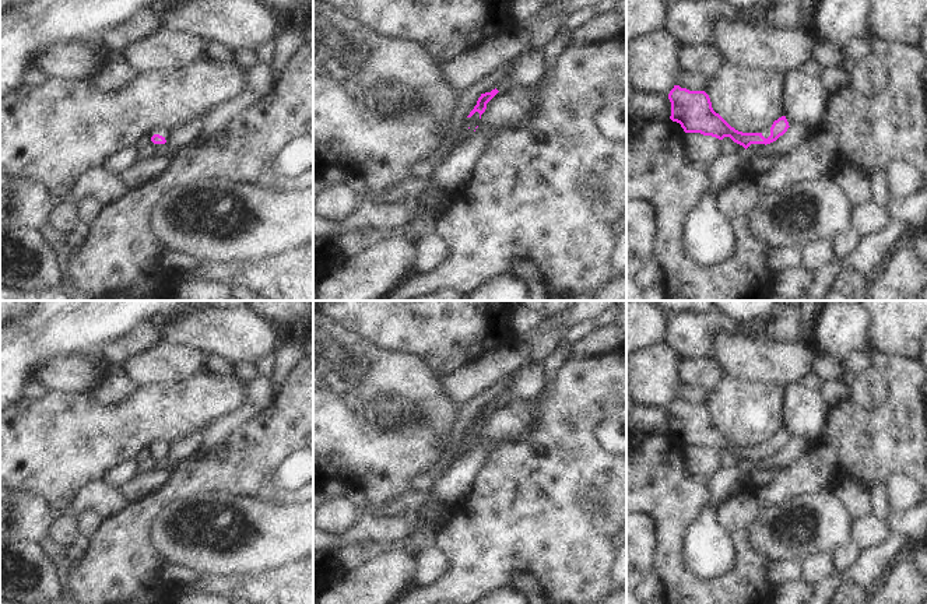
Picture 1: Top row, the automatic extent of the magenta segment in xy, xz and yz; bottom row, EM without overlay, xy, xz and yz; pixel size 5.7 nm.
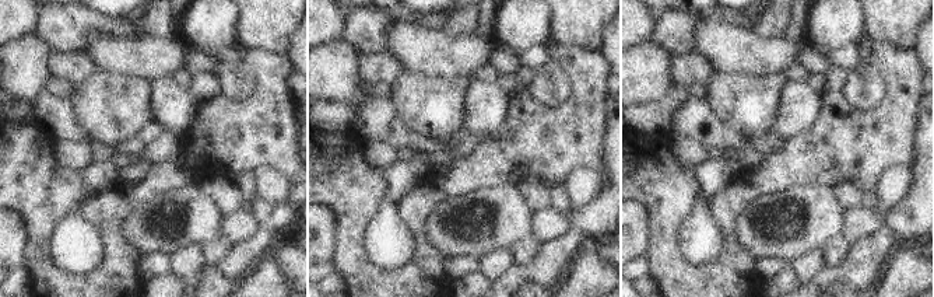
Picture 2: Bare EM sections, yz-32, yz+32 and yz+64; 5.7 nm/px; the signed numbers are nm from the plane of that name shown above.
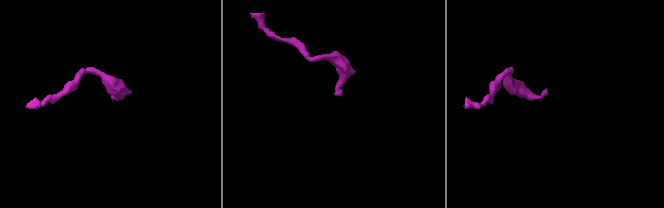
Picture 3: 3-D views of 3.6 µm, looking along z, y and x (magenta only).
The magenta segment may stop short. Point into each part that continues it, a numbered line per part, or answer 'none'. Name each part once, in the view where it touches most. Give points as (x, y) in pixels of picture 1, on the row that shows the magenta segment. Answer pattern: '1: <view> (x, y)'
1: xy (165, 133)

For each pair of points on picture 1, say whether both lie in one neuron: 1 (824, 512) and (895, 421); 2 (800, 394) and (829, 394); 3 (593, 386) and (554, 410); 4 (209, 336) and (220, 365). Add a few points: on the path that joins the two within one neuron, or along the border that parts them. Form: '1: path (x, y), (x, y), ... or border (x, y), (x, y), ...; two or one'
1: border (834, 490), (822, 490), (801, 497); two
2: border (818, 392), (829, 407); two
3: path (583, 394), (568, 410), (564, 410); one
4: border (207, 354), (218, 354), (231, 365); two

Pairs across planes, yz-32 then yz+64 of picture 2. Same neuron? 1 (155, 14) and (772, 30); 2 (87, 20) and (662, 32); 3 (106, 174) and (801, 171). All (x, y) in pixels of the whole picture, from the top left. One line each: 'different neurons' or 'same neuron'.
1: same neuron
2: same neuron
3: different neurons

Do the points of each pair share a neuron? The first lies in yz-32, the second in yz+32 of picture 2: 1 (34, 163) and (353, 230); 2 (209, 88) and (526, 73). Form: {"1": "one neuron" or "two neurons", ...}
{"1": "one neuron", "2": "two neurons"}

